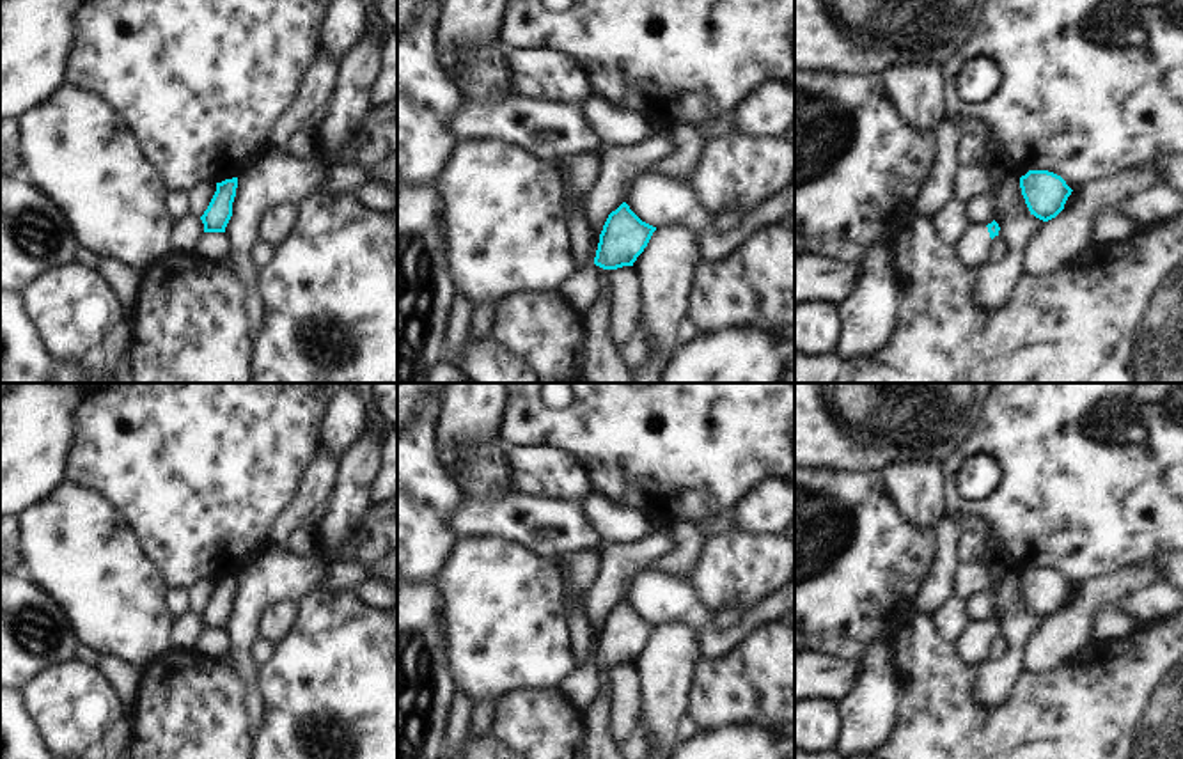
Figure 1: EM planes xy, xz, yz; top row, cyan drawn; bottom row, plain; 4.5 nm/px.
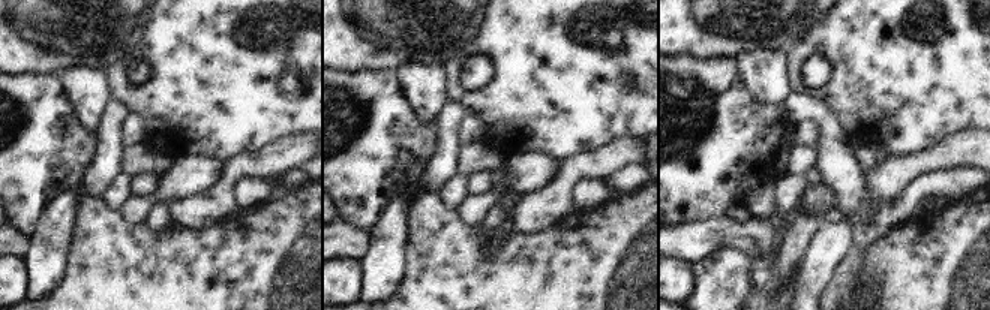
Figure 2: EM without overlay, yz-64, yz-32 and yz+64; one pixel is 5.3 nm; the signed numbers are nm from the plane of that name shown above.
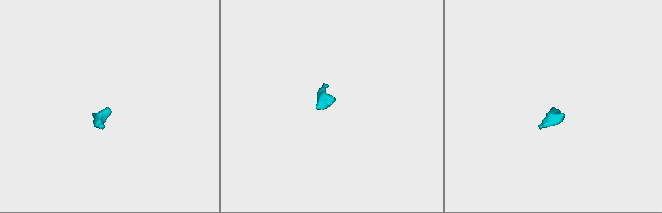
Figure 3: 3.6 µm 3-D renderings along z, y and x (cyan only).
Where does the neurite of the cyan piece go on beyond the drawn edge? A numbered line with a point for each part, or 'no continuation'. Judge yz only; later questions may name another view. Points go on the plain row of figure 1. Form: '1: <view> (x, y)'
1: yz (972, 646)

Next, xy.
no continuation

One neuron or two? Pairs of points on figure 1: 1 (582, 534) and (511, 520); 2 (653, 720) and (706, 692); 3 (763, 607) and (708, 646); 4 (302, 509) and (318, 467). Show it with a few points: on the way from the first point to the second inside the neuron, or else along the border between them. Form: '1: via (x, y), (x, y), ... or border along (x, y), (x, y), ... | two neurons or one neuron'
1: via (564, 529), (561, 525), (529, 524) | one neuron
2: border along (699, 660), (694, 669), (685, 713) | two neurons
3: via (749, 621), (722, 641) | one neuron
4: via (305, 499), (318, 477) | one neuron

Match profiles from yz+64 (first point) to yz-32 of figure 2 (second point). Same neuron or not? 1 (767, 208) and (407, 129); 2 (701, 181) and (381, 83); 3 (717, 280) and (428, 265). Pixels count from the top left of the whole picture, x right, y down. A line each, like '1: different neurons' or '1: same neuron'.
1: different neurons
2: same neuron
3: different neurons

